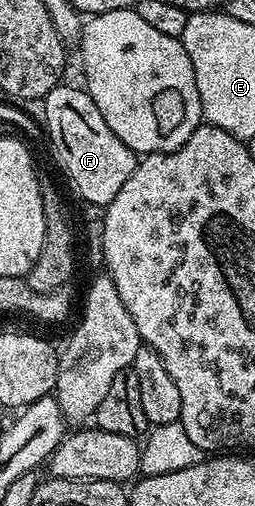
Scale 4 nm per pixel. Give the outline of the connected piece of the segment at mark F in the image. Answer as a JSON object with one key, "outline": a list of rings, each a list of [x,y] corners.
{"outline":[[[61,82],[44,96],[42,107],[44,120],[48,123],[48,140],[65,178],[86,203],[107,206],[114,194],[122,190],[126,178],[134,174],[137,153],[131,152],[122,138],[106,126],[102,110],[94,106],[91,94],[83,87],[71,88],[68,82]]]}

